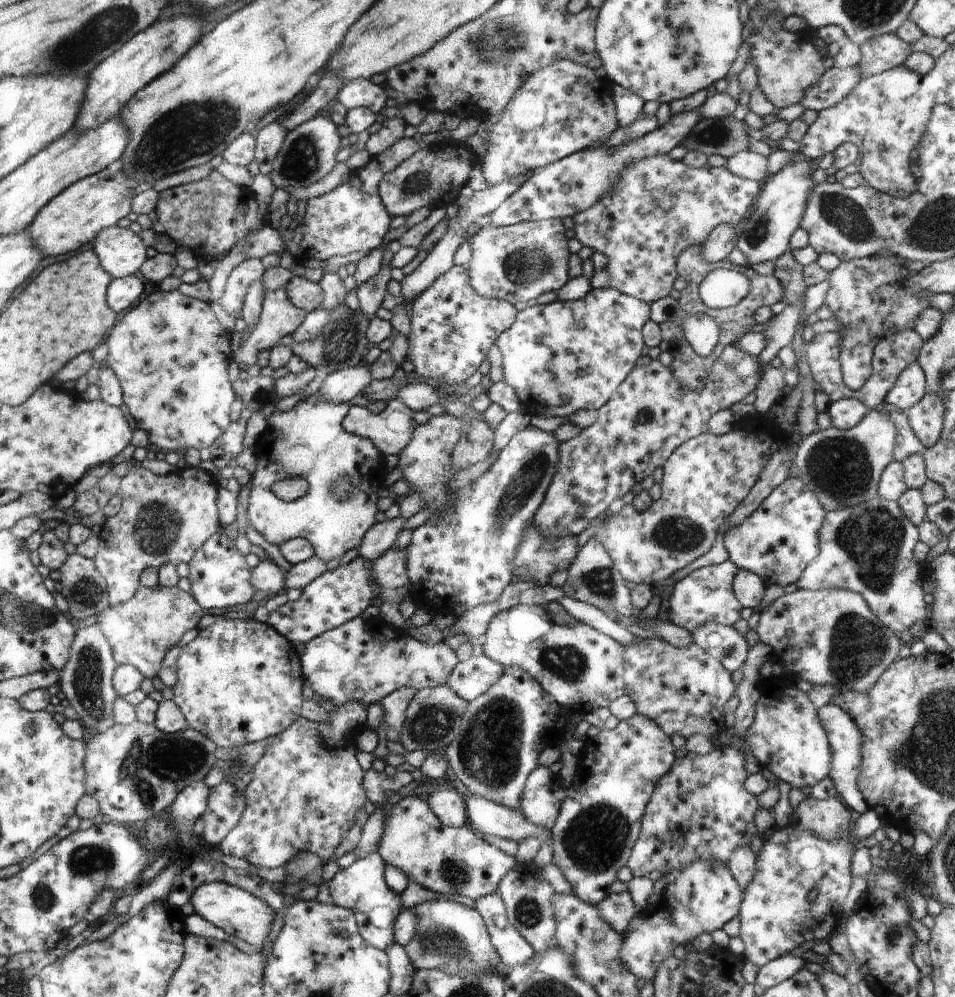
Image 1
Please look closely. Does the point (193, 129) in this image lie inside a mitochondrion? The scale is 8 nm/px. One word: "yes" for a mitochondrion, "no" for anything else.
yes

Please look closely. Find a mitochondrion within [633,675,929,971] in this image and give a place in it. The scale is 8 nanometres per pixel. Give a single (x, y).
(893, 933)

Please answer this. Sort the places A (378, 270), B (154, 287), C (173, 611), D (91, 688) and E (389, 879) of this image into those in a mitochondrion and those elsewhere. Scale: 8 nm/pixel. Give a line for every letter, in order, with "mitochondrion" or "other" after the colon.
A: other
B: other
C: other
D: mitochondrion
E: other

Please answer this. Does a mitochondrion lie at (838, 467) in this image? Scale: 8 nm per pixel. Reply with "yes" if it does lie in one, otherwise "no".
yes

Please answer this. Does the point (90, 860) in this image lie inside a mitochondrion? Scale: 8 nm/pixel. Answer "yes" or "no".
yes

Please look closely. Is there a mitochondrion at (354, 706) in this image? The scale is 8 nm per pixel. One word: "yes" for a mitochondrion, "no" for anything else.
no

